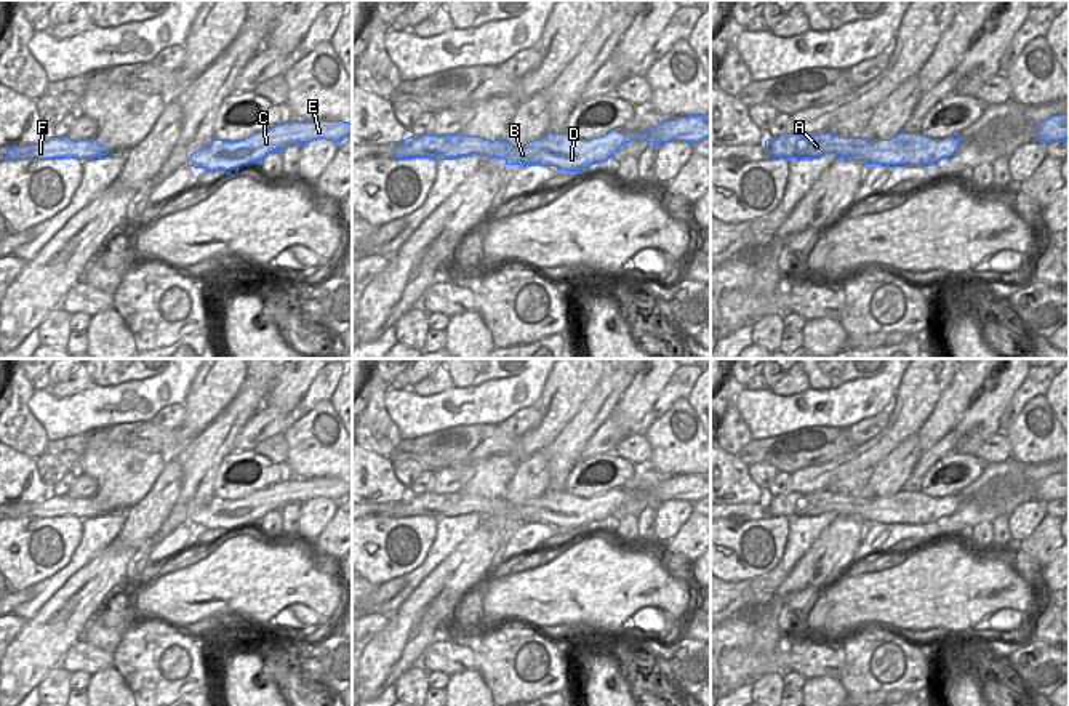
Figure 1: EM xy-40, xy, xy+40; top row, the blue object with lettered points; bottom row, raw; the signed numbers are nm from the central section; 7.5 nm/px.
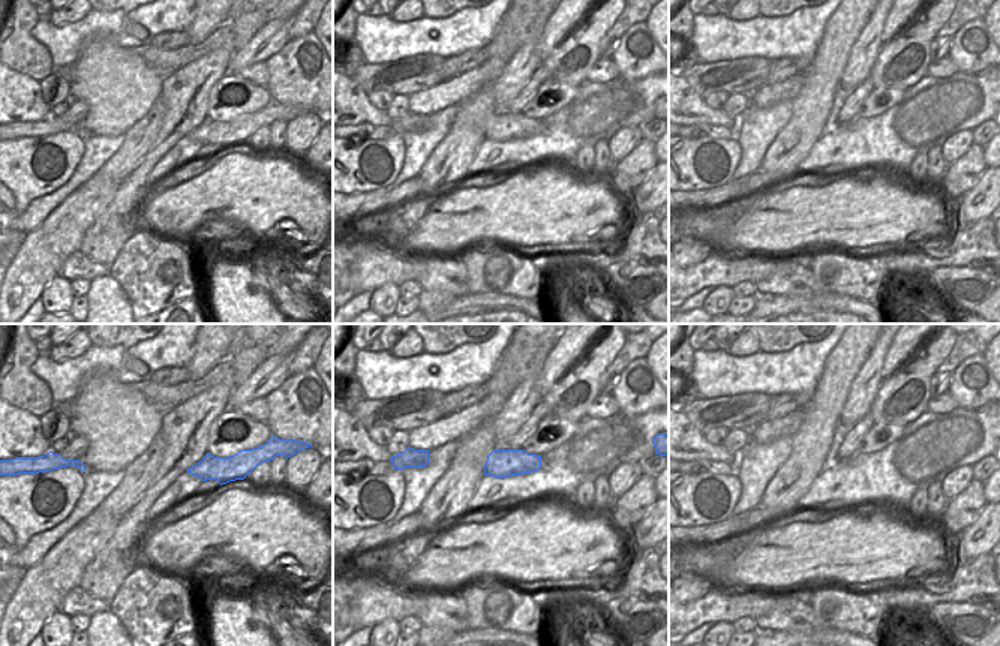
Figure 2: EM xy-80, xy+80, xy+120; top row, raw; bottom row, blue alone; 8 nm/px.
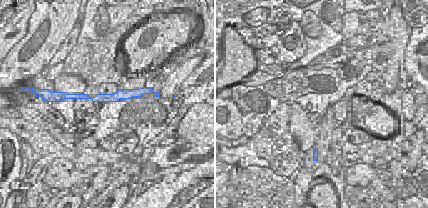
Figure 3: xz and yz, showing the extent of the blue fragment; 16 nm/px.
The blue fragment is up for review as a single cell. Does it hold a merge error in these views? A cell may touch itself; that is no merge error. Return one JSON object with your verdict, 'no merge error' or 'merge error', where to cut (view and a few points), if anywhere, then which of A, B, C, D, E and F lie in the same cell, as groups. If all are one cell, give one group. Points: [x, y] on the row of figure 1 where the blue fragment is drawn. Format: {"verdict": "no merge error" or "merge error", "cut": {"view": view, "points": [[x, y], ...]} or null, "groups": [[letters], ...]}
{"verdict": "no merge error", "cut": null, "groups": [["A", "B", "C", "D", "E", "F"]]}

